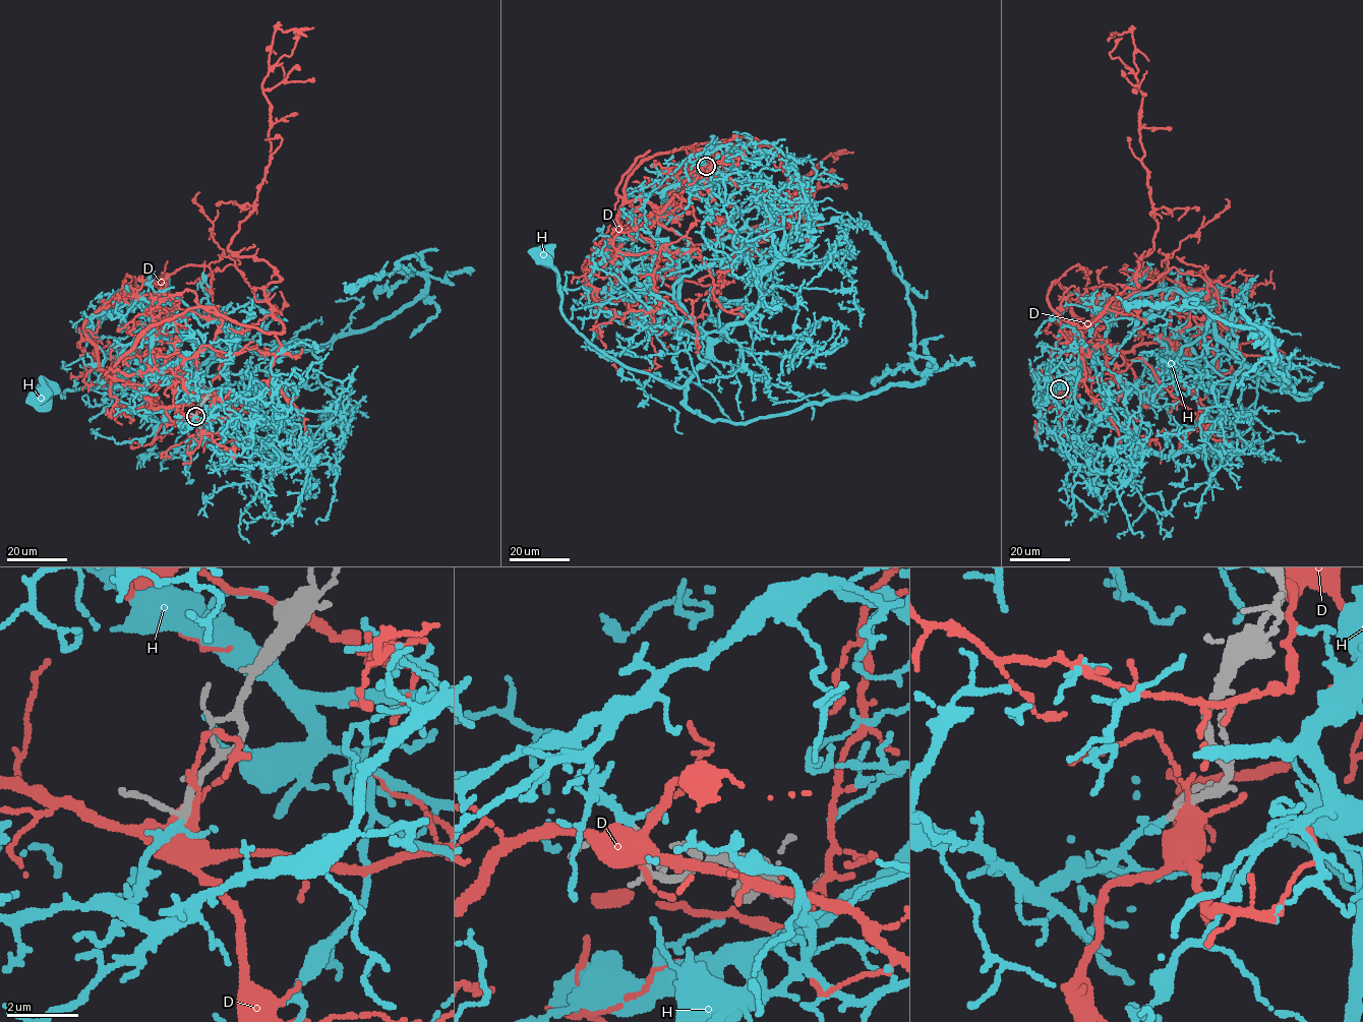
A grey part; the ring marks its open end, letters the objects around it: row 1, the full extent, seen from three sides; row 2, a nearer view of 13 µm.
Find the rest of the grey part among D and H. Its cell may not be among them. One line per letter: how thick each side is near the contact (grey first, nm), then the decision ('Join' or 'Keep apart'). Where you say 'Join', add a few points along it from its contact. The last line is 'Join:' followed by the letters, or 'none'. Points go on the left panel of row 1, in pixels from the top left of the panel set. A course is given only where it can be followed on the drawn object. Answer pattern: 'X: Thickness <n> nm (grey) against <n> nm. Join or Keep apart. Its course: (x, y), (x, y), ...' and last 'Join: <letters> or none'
D: Thickness 200 nm (grey) against 360 nm. Keep apart
H: Thickness 190 nm (grey) against 140 nm. Join. Its course: (196, 416), (221, 406), (152, 365), (147, 308), (165, 299), (177, 328), (212, 353), (191, 374), (40, 395)
Join: H

